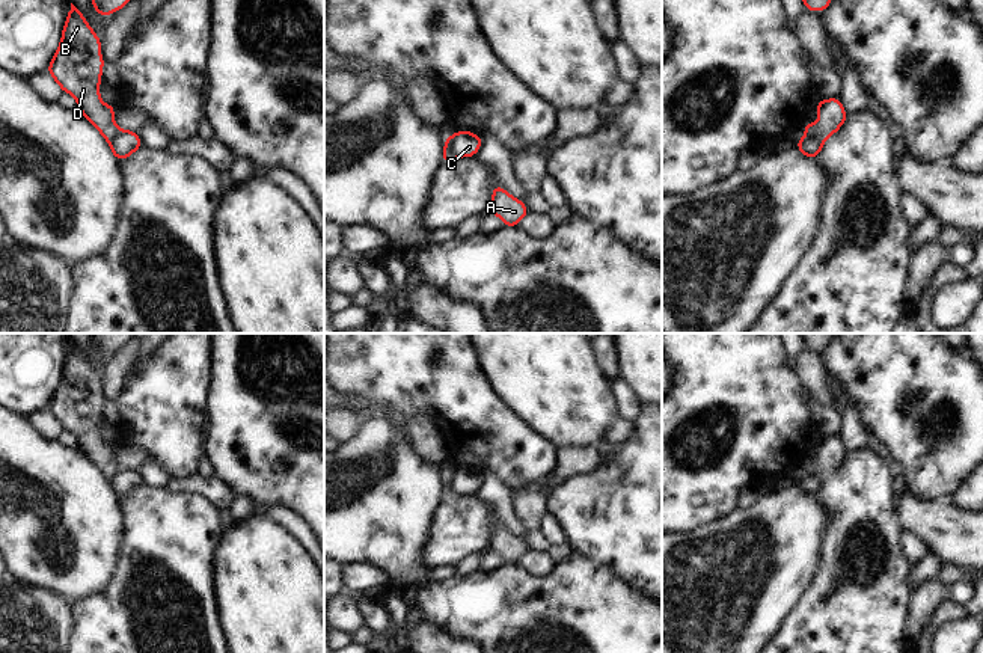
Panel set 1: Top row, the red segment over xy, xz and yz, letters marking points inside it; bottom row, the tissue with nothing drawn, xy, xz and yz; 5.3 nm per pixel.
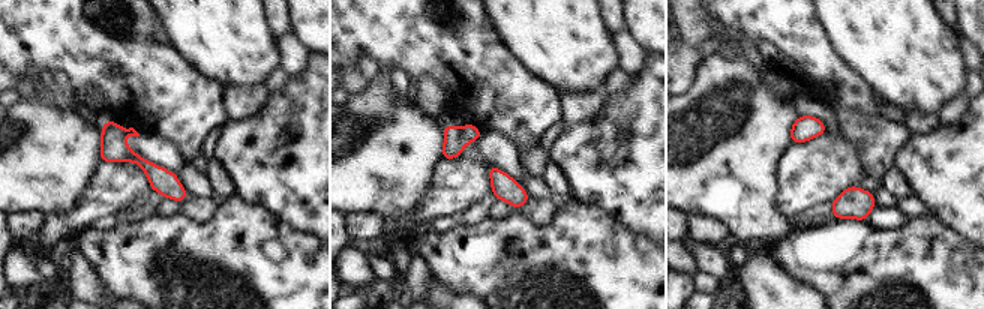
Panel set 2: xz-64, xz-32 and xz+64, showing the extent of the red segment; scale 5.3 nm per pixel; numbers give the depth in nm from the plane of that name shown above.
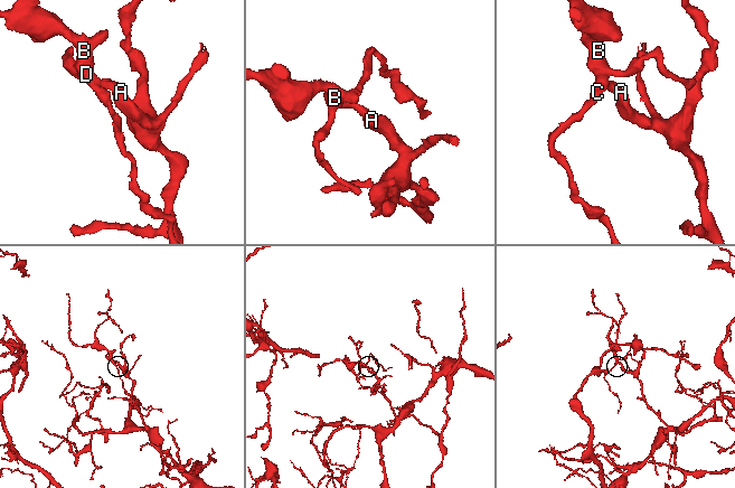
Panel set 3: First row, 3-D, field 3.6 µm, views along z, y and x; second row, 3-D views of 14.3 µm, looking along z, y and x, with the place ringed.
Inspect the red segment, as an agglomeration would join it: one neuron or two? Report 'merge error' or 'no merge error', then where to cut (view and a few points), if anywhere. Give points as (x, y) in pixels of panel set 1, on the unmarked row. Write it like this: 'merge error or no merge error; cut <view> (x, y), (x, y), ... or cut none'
merge error; cut xz (447, 477), (456, 495)

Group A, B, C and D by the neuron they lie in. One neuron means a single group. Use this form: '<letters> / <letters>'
A B D / C

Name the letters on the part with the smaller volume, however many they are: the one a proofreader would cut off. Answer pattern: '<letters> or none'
C

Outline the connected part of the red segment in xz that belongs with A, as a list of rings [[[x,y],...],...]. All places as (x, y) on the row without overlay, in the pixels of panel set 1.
[[[501,523],[493,525],[493,535],[488,547],[490,550],[495,550],[505,564],[517,564],[519,559],[529,550],[523,538],[514,537]]]

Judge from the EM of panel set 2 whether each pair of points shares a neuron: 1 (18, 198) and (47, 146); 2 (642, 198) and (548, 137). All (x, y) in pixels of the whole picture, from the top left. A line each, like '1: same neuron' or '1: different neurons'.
1: same neuron
2: different neurons

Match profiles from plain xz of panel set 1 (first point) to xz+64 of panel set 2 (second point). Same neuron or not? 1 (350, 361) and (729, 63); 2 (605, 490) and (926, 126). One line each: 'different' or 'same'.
1: different
2: different

